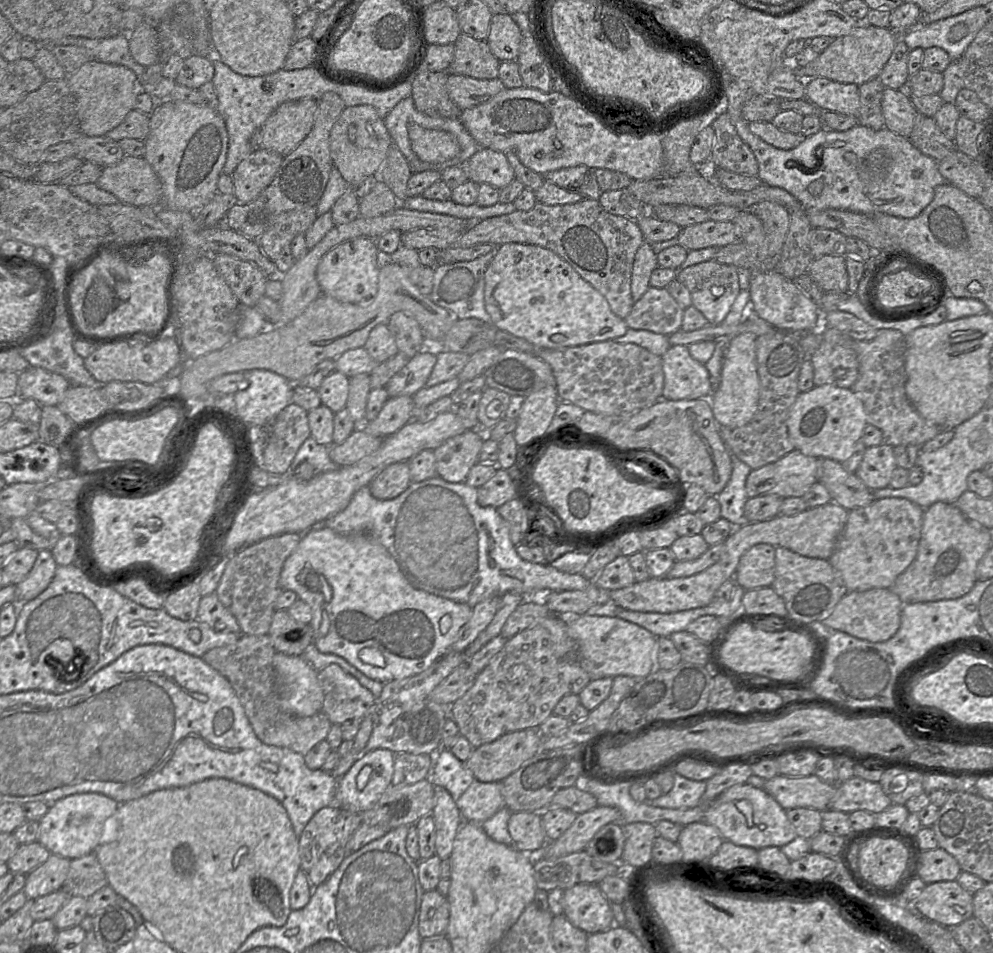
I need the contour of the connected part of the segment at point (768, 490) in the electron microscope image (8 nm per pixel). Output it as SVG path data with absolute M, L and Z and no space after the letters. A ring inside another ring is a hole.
M794 449L776 462L752 469L746 480L748 497L803 497L818 482L818 459Z

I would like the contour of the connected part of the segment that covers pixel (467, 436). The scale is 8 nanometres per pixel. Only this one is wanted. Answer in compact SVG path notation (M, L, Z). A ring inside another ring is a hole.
M468 429L436 448L437 475L447 482L465 482L470 469L478 463L484 436L485 433L480 429Z

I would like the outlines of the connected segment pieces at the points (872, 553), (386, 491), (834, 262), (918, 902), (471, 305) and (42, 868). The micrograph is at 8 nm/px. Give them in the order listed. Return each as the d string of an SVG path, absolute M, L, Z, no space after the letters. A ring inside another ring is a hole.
M898 497L875 499L871 504L857 507L848 512L844 530L836 548L828 559L840 574L848 591L864 591L872 588L891 588L896 578L914 561L921 538L924 508Z
M397 462L386 467L371 482L371 494L381 500L394 499L411 484L409 462Z
M822 255L814 258L808 274L824 292L848 291L846 257L843 255Z
M956 880L926 885L910 905L918 915L944 927L955 927L973 917L973 895Z
M496 248L471 261L437 264L434 267L433 289L429 295L432 301L451 311L459 319L478 318L484 322L491 322L484 301L485 271L495 254Z
M50 854L45 863L32 870L26 876L24 893L28 900L61 890L70 868L70 859Z

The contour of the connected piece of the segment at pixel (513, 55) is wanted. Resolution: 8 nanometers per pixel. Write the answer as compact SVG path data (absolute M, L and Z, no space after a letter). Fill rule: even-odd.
M493 14L486 42L500 61L517 61L523 34L509 14Z

